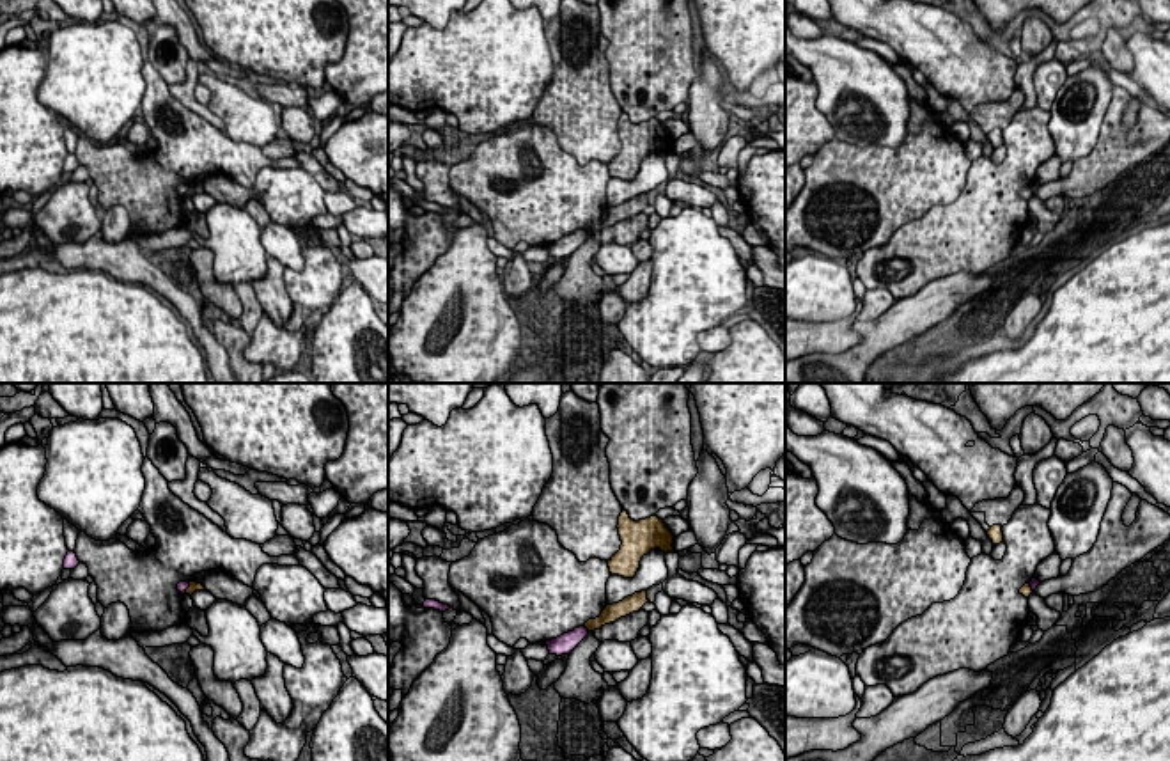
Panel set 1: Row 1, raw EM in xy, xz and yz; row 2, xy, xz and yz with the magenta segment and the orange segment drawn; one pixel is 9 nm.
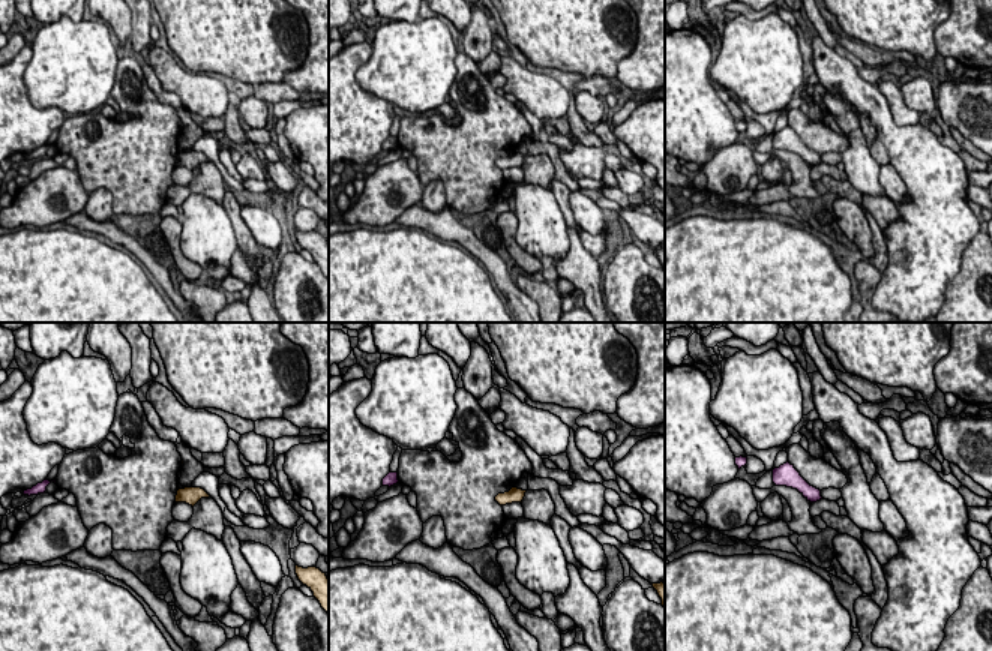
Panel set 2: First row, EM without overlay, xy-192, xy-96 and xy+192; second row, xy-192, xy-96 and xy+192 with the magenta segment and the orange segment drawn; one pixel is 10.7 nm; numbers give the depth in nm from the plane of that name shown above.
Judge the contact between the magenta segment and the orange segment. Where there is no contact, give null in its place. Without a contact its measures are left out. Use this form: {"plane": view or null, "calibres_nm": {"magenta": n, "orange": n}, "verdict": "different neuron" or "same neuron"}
{"plane": "xz", "calibres_nm": {"magenta": 180, "orange": 140}, "verdict": "different neuron"}

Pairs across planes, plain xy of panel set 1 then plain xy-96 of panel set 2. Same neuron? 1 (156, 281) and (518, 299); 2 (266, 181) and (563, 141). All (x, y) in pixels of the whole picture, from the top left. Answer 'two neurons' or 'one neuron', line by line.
1: one neuron
2: two neurons

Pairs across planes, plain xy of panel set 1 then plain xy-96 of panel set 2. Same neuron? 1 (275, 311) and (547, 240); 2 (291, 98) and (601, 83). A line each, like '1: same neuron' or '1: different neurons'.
1: different neurons
2: same neuron

